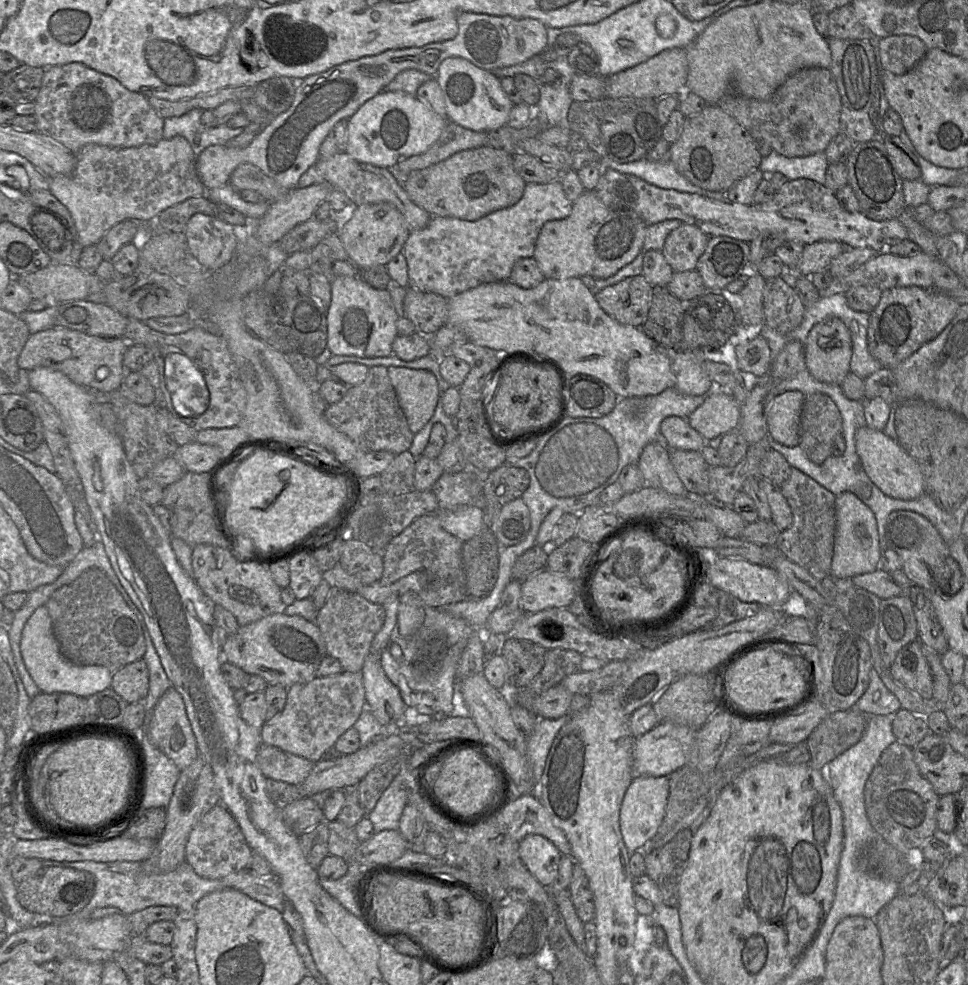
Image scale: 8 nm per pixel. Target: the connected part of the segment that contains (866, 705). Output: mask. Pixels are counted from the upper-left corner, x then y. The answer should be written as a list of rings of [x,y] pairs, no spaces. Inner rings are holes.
[[[873,669],[869,685],[854,707],[867,716],[893,716],[902,709],[897,697],[886,688]]]

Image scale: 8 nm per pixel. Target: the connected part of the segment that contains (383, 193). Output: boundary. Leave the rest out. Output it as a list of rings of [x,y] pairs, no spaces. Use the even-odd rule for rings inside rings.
[[[345,151],[329,158],[319,158],[315,166],[325,182],[342,191],[348,197],[352,207],[365,204],[390,203],[404,216],[411,232],[423,229],[432,218],[426,210],[416,205],[409,198],[403,188],[402,180],[394,173],[394,169],[362,163]]]

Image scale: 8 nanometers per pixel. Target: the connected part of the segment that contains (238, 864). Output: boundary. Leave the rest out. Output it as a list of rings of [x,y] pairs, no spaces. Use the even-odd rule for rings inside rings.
[[[221,804],[205,813],[191,830],[185,847],[185,862],[196,874],[207,879],[219,879],[239,872],[249,862],[252,850],[231,813]]]

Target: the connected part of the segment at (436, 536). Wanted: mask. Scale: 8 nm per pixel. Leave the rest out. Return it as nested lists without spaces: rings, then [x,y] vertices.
[[[423,515],[387,545],[380,580],[364,585],[357,593],[375,604],[382,604],[388,597],[399,597],[408,591],[415,592],[426,607],[437,608],[461,602],[467,598],[462,546],[463,542],[444,530],[435,515]]]

